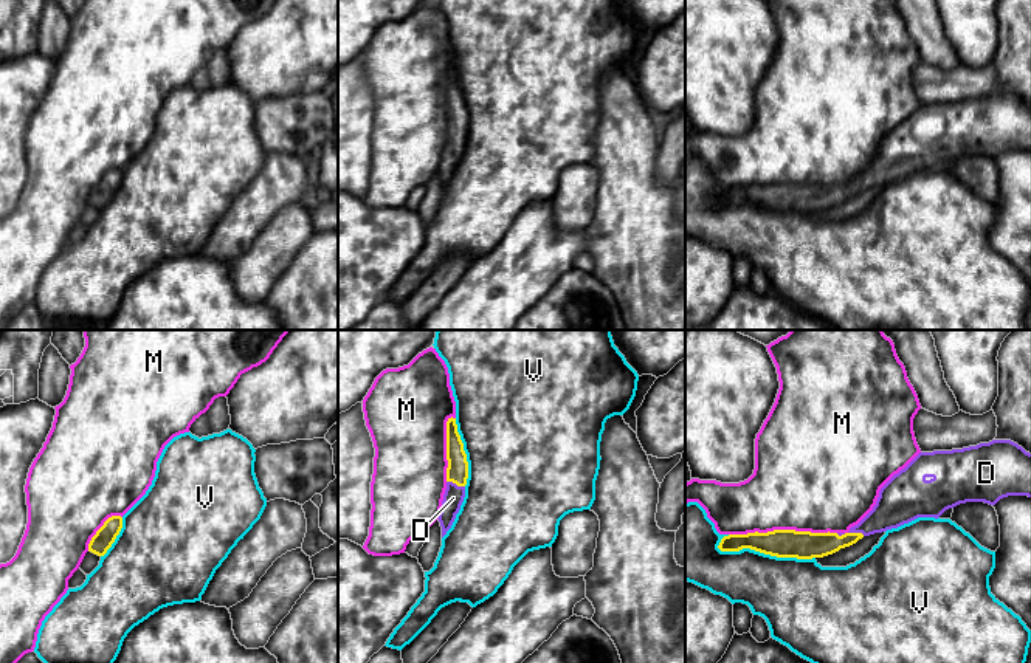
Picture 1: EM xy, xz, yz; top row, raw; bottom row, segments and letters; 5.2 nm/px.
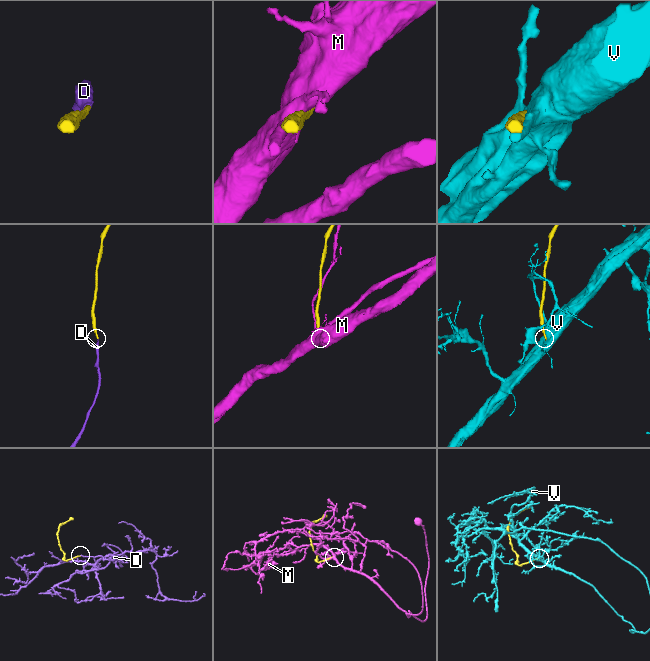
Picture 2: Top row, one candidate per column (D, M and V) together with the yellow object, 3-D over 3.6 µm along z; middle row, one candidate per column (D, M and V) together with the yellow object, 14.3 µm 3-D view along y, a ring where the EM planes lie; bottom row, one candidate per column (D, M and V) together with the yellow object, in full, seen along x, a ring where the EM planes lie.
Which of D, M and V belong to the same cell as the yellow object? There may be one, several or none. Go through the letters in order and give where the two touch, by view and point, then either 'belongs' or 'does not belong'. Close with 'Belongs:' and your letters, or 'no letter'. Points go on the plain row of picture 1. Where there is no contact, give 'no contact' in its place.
D: xz (456, 137) | belongs
M: yz (782, 183) | does not belong
V: yz (766, 206) | does not belong
Belongs: D

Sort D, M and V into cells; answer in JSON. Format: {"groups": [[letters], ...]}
{"groups": [["D"], ["M"], ["V"]]}

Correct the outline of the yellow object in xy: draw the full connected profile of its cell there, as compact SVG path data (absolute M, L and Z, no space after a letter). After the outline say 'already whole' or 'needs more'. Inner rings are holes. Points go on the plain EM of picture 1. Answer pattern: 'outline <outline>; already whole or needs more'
outline M112 169L109 170L104 178L96 184L96 187L91 191L88 197L88 204L104 209L107 203L115 195L116 189L119 187L122 181L122 170L121 169Z; already whole

